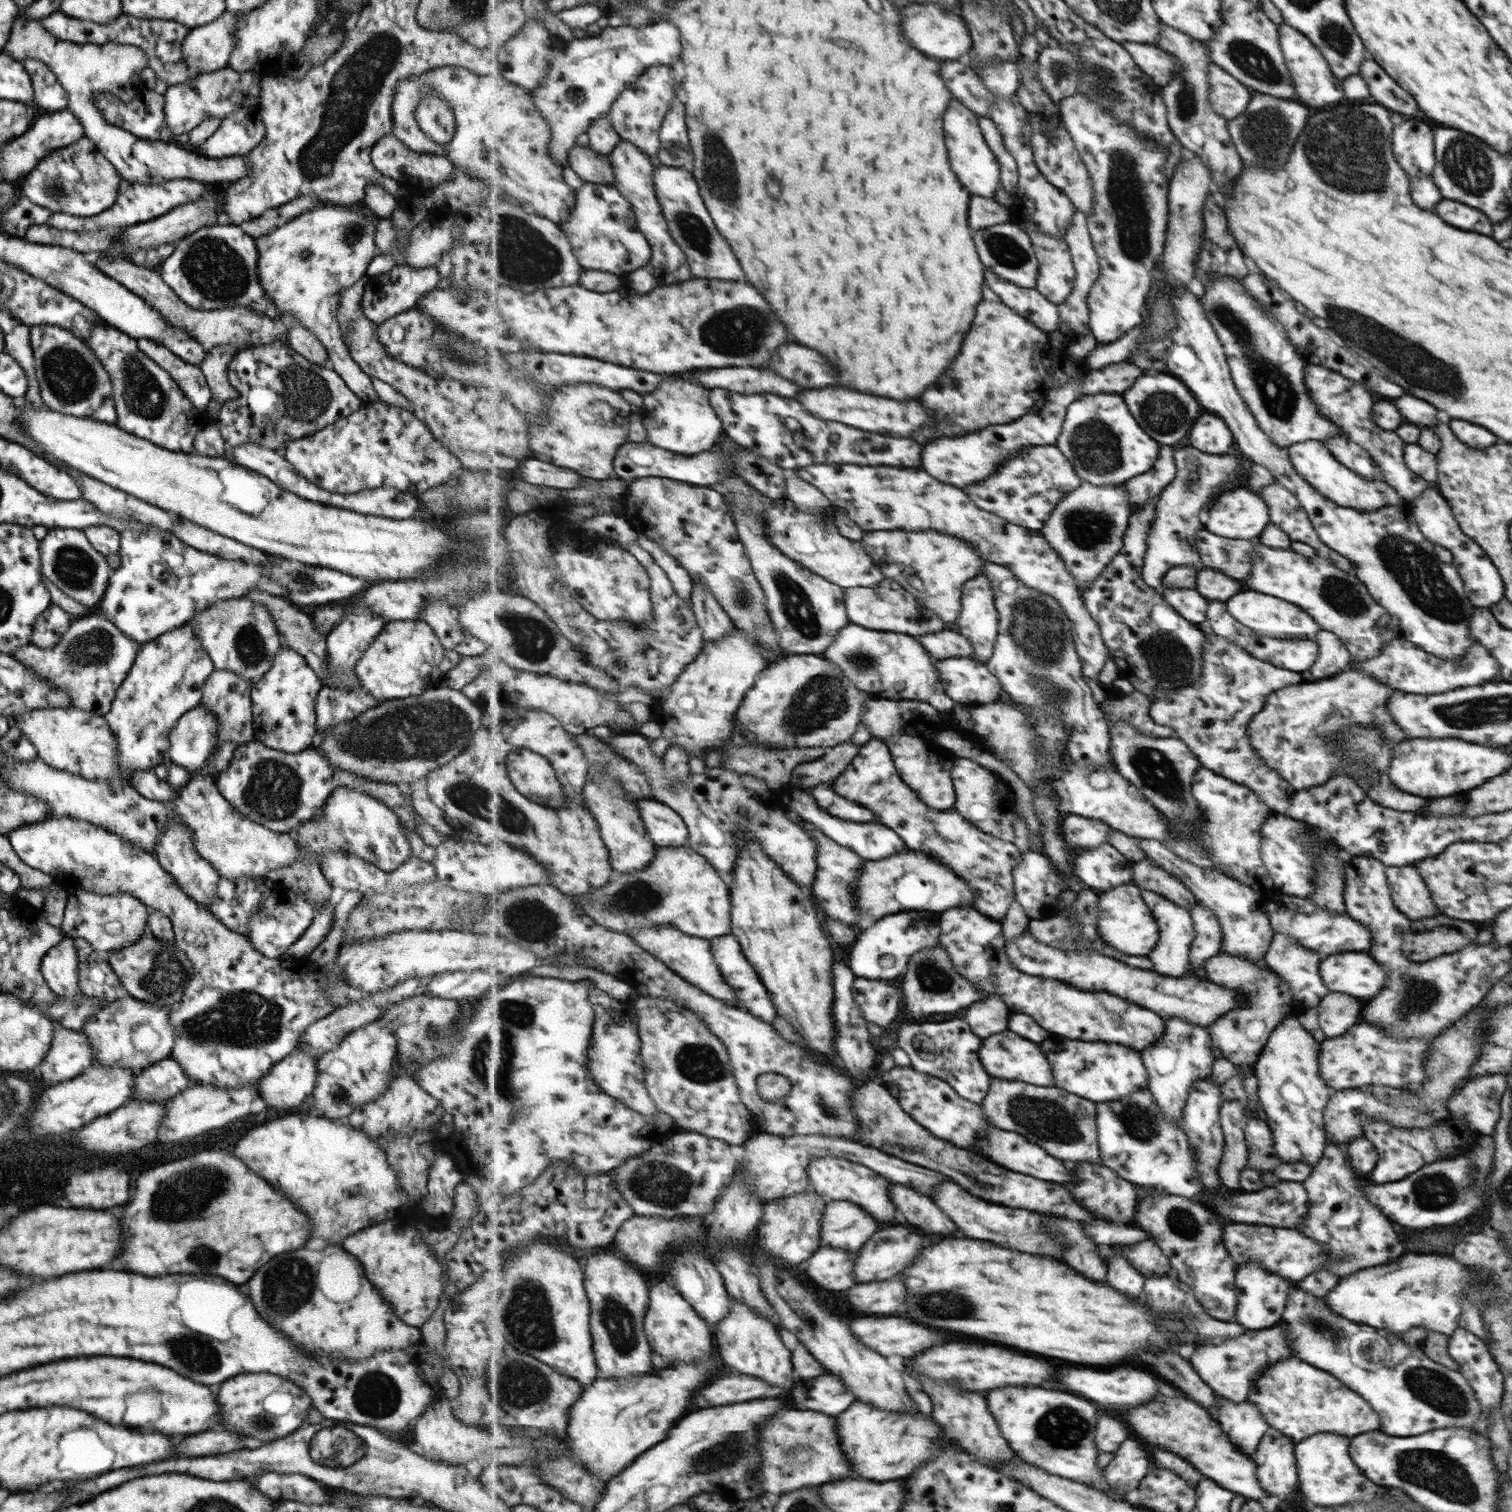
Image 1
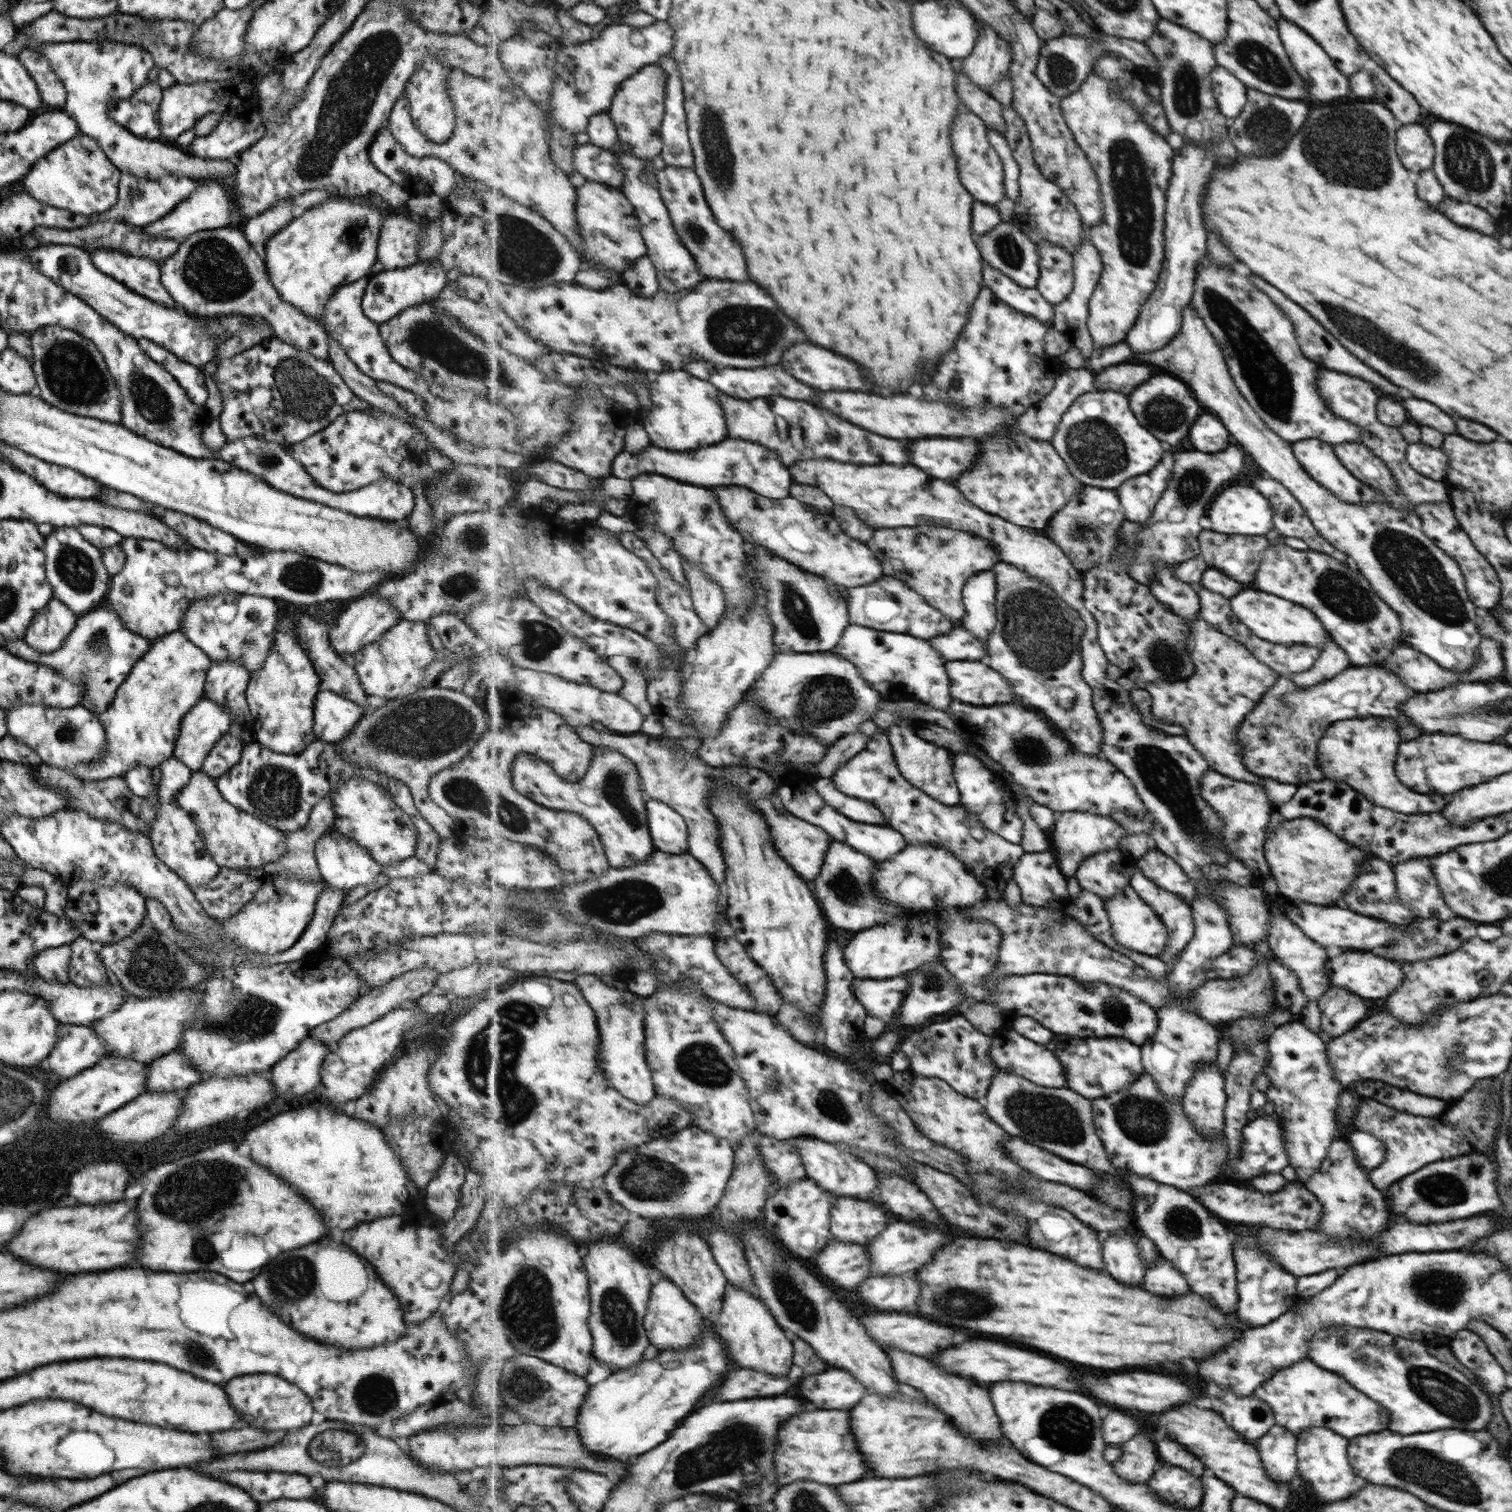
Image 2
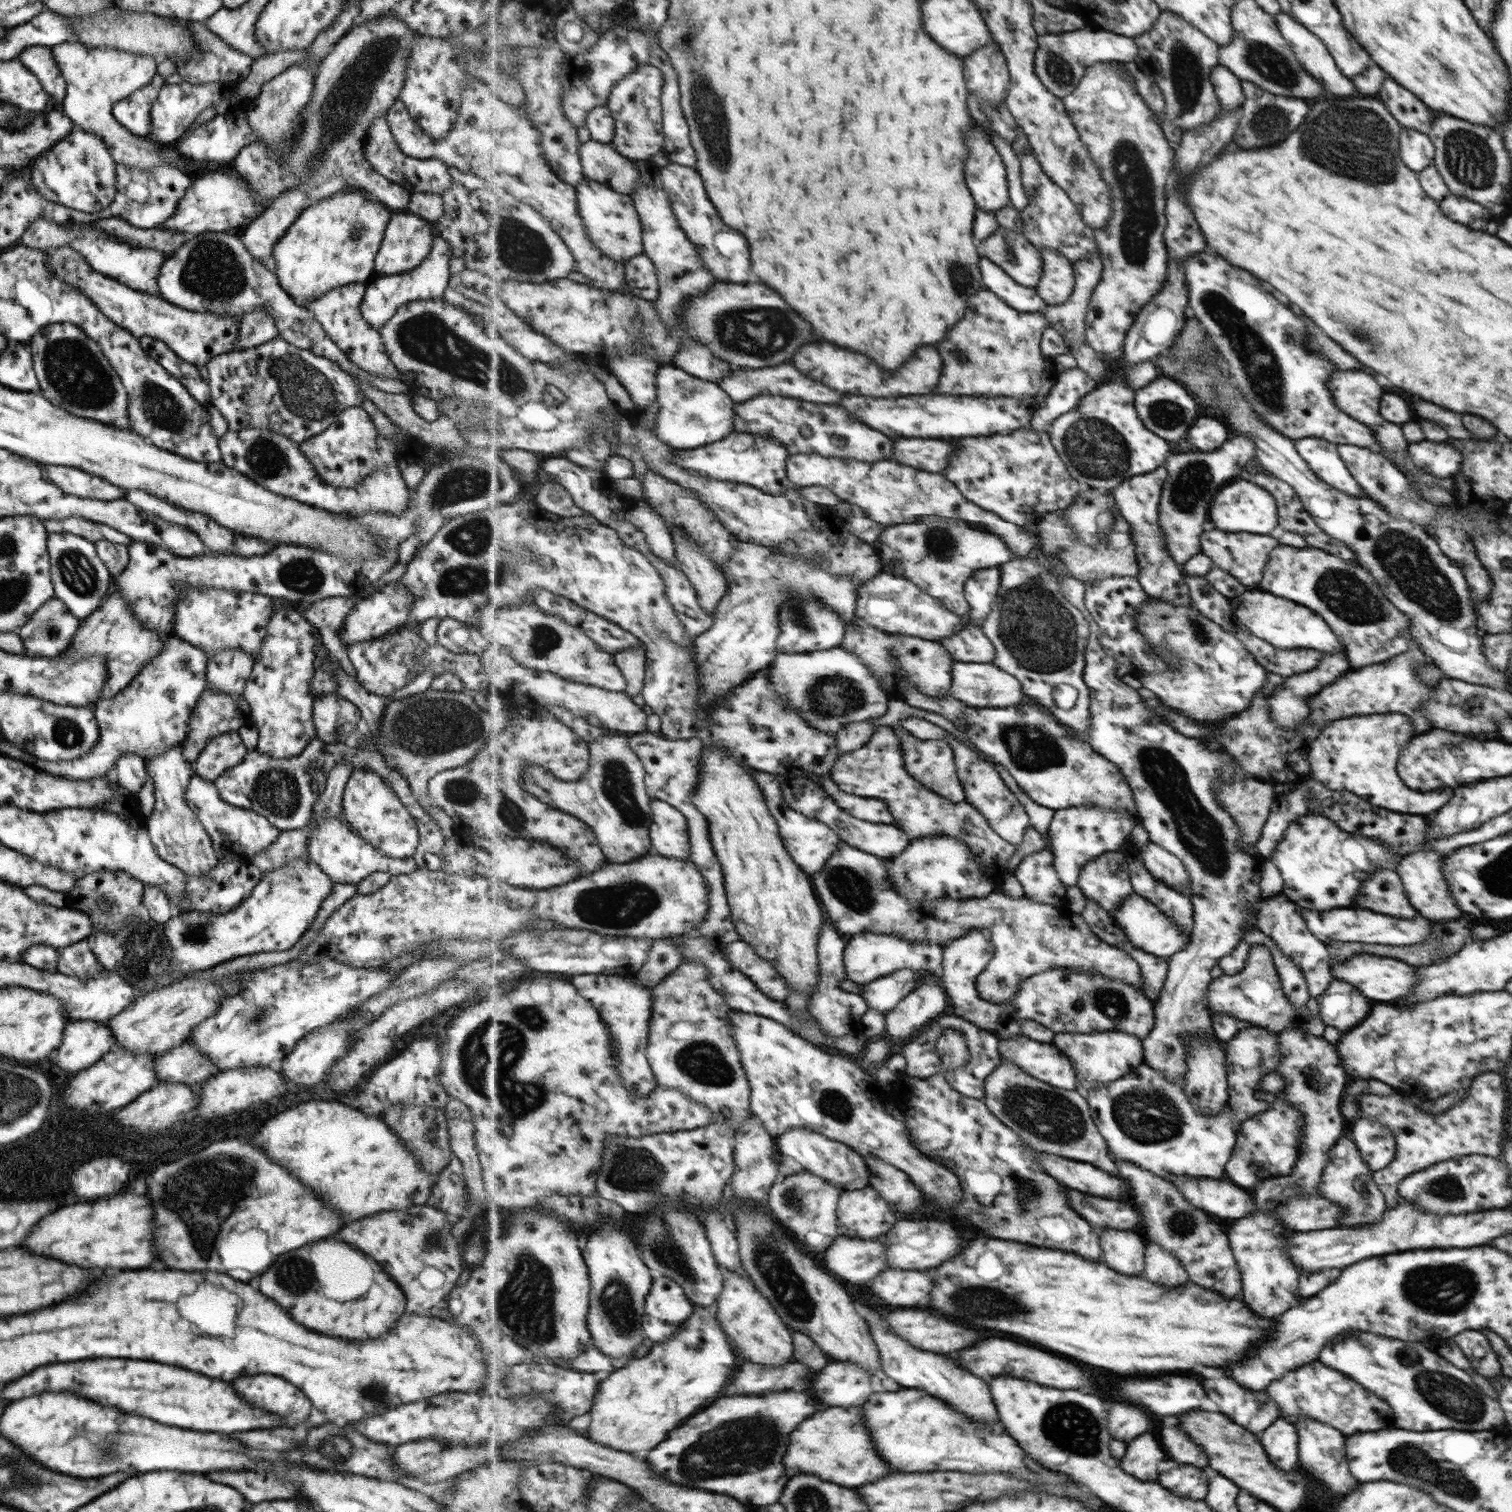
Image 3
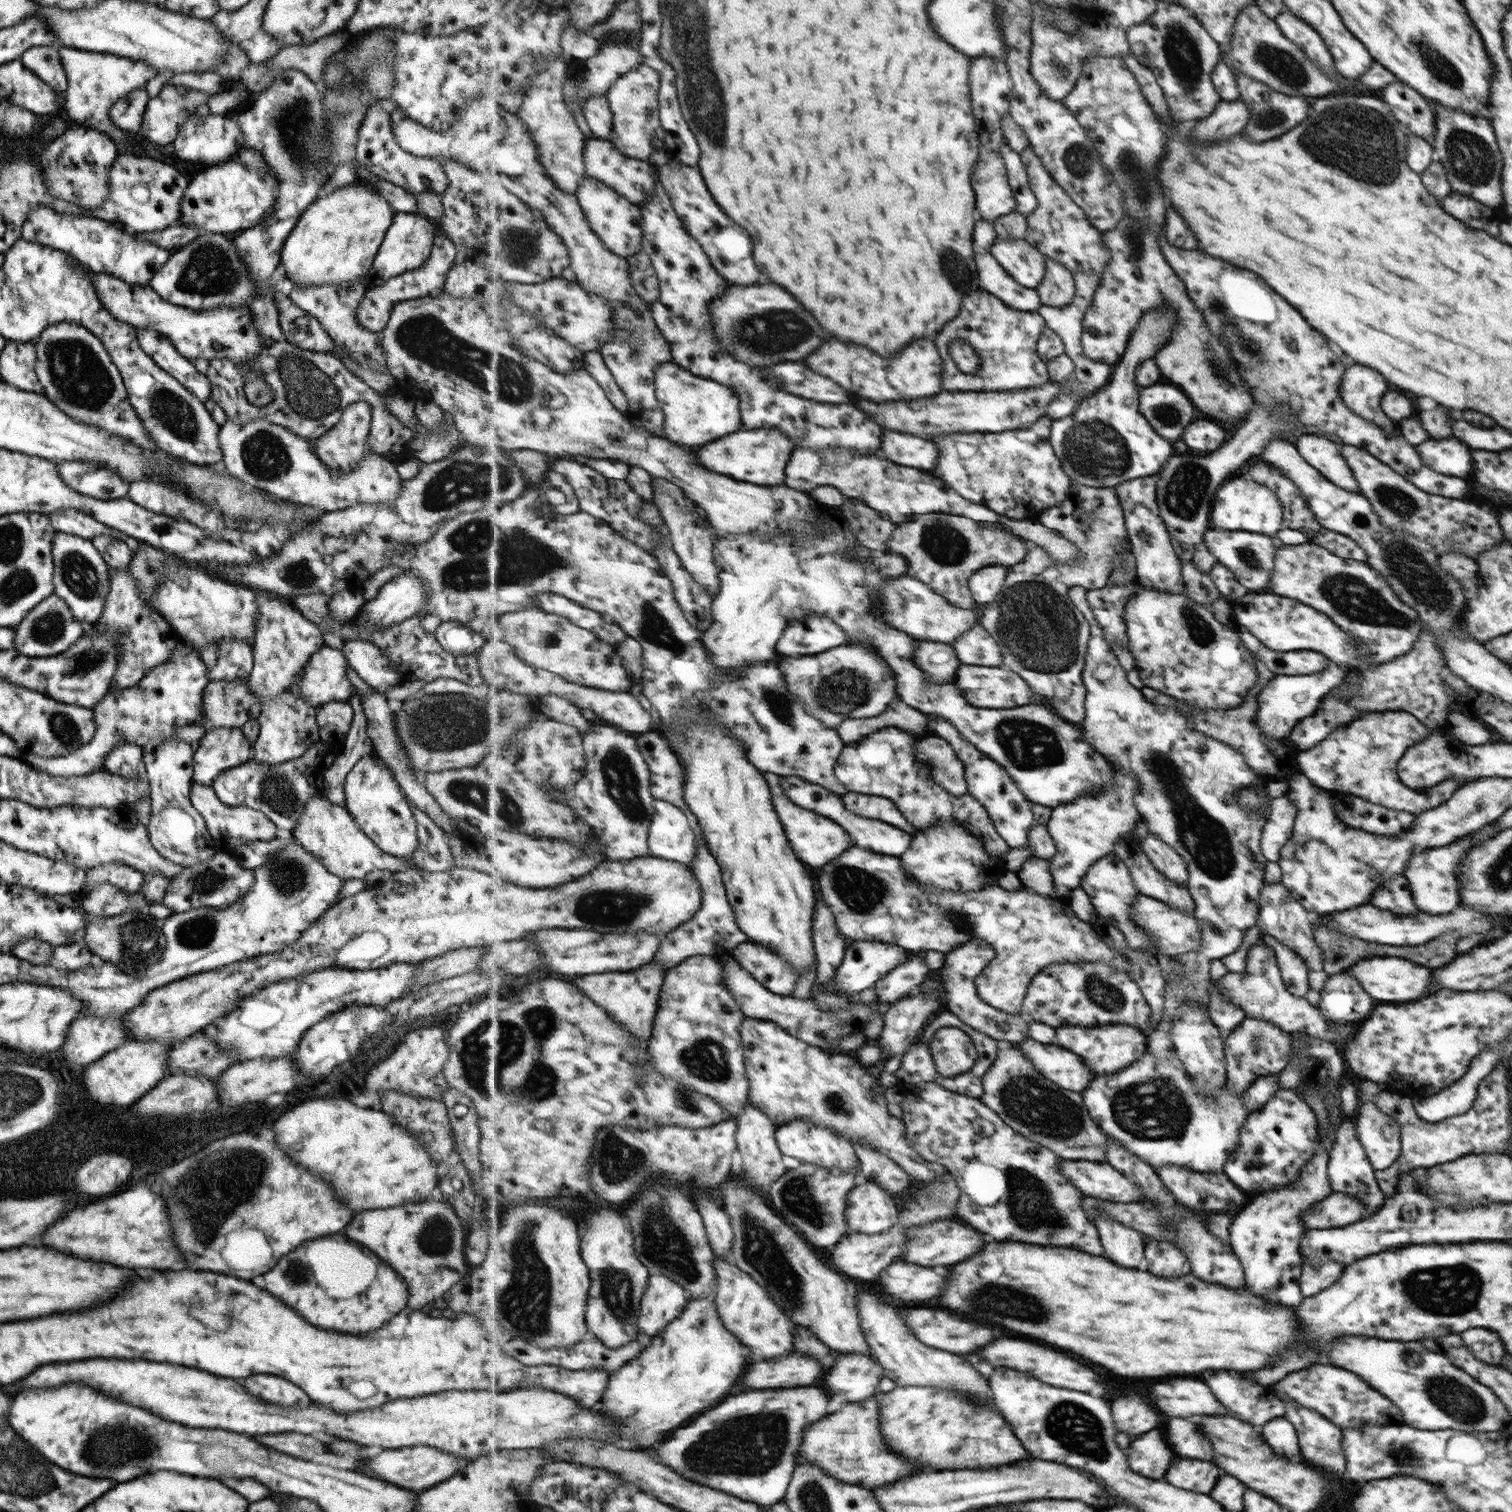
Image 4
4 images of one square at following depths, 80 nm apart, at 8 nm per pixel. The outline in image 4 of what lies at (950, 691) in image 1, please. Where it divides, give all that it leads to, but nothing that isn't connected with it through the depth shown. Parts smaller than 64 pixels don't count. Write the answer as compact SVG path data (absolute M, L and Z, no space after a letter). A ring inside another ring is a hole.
M962 664L957 672L957 684L959 684L964 697L973 706L985 709L1008 709L1033 704L1033 702L1047 702L1045 697L1037 696L1031 685L1011 669L1004 666L967 666Z

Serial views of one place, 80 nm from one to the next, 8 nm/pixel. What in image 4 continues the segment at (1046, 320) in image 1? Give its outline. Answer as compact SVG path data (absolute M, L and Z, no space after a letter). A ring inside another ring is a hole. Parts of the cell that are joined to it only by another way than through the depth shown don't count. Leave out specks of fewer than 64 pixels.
M990 252L976 253L976 263L979 266L981 289L997 295L1015 310L1035 313L1042 307L1038 290L1017 282Z

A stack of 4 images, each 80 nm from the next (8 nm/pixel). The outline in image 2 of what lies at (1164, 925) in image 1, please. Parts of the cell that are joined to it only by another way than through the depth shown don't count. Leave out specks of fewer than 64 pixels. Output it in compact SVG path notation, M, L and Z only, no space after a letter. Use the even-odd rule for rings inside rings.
M1132 857L1130 862L1134 863L1136 868L1131 883L1132 888L1153 907L1153 911L1160 916L1161 923L1165 924L1165 929L1168 931L1169 946L1165 946L1165 952L1159 954L1157 958L1171 968L1173 959L1185 950L1195 932L1192 908L1185 903L1185 900L1161 890L1157 884L1147 878L1136 864L1137 858Z

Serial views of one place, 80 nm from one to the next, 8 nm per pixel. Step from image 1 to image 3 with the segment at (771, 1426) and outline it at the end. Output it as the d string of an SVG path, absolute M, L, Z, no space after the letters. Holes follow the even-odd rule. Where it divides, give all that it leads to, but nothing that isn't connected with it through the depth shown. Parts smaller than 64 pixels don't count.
M864 1406L825 1408L801 1422L800 1428L792 1434L785 1455L788 1478L804 1472L845 1487L881 1481L895 1472L884 1458L880 1458L879 1450L876 1450L872 1439L873 1435L869 1433L869 1424L864 1416Z

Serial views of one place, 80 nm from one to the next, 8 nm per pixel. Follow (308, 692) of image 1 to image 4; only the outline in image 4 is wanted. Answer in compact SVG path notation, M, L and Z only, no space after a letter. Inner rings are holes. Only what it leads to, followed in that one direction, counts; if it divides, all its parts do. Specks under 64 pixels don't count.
M253 589L257 599L256 625L254 630L254 641L252 642L252 669L248 674L247 689L253 694L255 700L254 717L259 724L258 735L251 746L251 758L259 764L279 766L301 756L310 744L320 740L319 730L316 725L314 708L300 695L297 683L304 673L305 665L309 657L324 642L320 630L301 613L295 609L290 602L269 598L264 590Z

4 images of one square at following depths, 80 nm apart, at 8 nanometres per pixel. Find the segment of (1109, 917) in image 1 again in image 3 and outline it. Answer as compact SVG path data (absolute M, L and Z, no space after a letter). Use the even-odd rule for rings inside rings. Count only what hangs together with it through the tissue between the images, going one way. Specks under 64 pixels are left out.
M1138 893L1131 894L1125 898L1121 908L1115 912L1113 917L1117 926L1123 930L1127 938L1135 947L1159 958L1167 959L1173 954L1179 953L1189 944L1189 932L1181 931L1176 922L1161 912L1156 904Z

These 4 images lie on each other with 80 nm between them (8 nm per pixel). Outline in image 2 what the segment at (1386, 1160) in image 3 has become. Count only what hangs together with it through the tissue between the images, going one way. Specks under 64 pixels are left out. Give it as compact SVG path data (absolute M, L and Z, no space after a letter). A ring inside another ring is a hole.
M1356 1128L1345 1140L1352 1147L1357 1165L1365 1172L1369 1172L1385 1162L1384 1144L1372 1134L1367 1134L1364 1130Z

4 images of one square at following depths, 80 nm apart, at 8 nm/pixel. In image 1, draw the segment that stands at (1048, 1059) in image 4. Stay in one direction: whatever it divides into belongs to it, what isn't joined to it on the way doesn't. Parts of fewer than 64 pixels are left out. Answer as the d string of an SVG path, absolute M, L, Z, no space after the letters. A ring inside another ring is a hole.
M1005 1029L999 1034L984 1038L979 1053L985 1070L993 1078L1021 1080L1037 1087L1056 1086L1056 1077L1052 1071L1052 1063L1048 1061L1048 1055L1044 1053L1043 1047L1040 1046L1040 1043L1023 1038L1017 1032Z

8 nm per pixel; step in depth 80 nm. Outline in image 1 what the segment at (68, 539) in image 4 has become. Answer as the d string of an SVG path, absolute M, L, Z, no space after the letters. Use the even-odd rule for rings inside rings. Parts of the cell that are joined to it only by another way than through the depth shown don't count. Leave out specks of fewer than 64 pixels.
M74 528L48 529L45 537L39 540L40 574L78 605L96 608L112 570L106 558L89 545L81 531Z

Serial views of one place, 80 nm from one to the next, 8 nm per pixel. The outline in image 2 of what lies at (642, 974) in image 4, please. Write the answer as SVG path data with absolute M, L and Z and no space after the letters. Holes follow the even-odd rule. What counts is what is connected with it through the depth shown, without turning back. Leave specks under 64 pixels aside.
M592 974L579 975L577 976L577 982L575 983L577 983L577 986L580 986L580 989L582 990L584 997L588 999L589 1004L596 1010L597 1021L599 1022L599 1031L601 1031L600 1054L601 1056L603 1056L603 1058L600 1060L601 1062L600 1067L602 1068L602 1070L604 1070L604 1075L609 1079L610 1085L613 1086L613 1088L616 1088L625 1098L628 1098L629 1100L632 1100L637 1104L642 1104L643 1106L649 1105L650 1102L652 1102L654 1098L657 1096L657 1094L656 1094L656 1086L654 1085L653 1082L652 1070L651 1067L649 1066L649 1063L647 1062L647 1057L645 1054L646 1051L646 1031L645 1031L645 1011L644 1011L645 998L635 993L632 993L627 989L625 991L621 991L620 989L609 987L607 984L605 984L605 982L601 982L601 980L597 978L597 975Z

